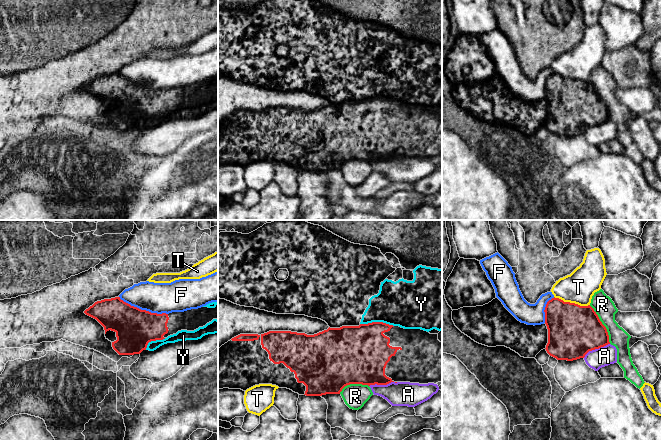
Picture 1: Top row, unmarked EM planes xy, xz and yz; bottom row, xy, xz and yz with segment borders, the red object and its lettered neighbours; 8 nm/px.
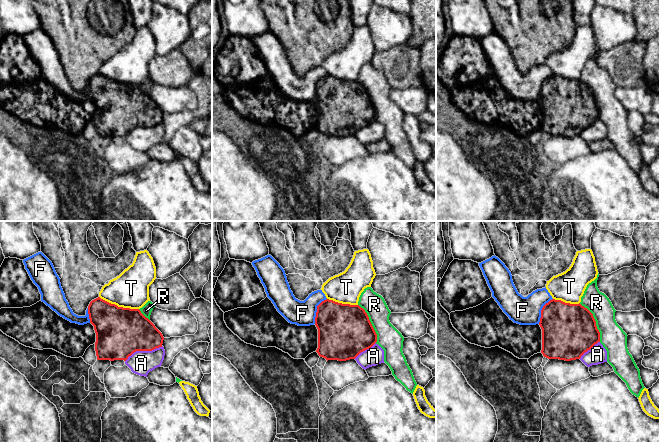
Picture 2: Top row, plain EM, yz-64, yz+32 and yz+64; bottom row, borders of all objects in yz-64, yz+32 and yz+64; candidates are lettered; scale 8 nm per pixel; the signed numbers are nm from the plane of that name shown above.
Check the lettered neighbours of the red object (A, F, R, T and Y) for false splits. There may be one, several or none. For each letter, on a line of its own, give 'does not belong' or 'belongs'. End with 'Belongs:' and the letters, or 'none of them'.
A: does not belong
F: does not belong
R: does not belong
T: does not belong
Y: does not belong
Belongs: none of them

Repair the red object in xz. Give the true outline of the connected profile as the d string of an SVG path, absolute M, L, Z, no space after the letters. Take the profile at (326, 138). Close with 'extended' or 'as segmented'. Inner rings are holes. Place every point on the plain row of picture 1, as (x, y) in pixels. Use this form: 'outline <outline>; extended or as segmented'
outline M383 98L360 100L359 102L342 102L340 104L328 104L314 111L291 107L269 107L258 110L240 110L218 124L218 166L223 164L247 165L259 160L272 160L279 164L287 164L299 171L322 172L326 170L340 170L342 165L350 160L362 161L387 161L391 158L410 158L419 160L438 159L442 157L442 118L438 116L438 110L430 110L421 105L404 105L399 102L389 101Z; extended

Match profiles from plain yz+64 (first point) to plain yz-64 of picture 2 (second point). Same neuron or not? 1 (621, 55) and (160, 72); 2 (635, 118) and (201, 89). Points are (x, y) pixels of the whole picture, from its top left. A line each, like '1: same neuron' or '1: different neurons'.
1: same neuron
2: different neurons

